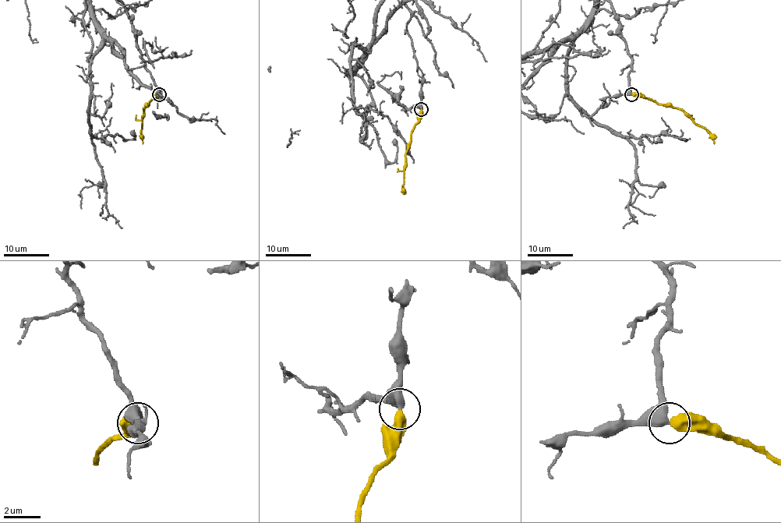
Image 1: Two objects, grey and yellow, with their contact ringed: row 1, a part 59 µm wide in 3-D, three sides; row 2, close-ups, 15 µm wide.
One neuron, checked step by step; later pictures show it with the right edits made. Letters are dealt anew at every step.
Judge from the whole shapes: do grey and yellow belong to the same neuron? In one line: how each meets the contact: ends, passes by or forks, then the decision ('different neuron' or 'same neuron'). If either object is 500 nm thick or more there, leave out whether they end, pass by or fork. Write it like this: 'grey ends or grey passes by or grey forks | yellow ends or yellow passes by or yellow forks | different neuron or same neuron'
same neuron

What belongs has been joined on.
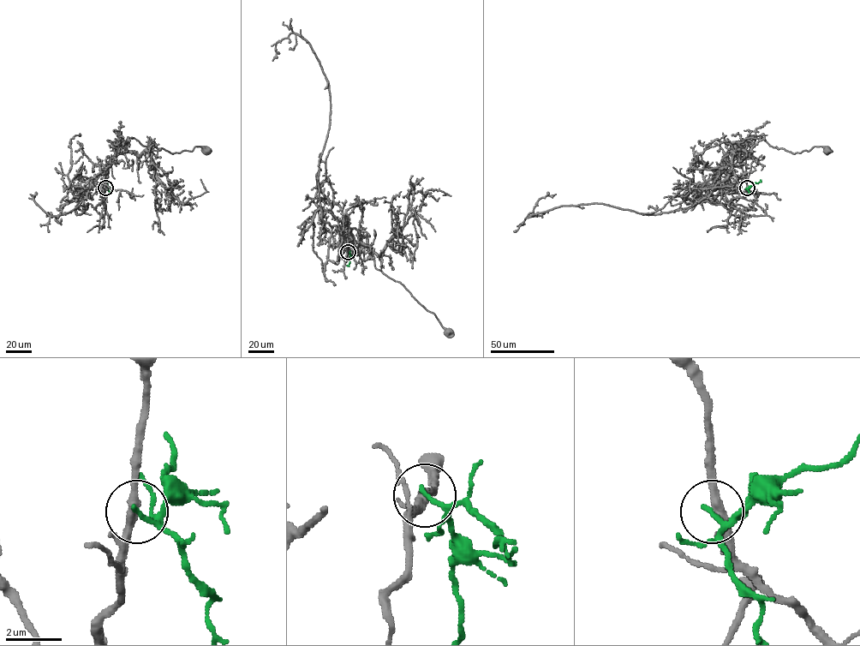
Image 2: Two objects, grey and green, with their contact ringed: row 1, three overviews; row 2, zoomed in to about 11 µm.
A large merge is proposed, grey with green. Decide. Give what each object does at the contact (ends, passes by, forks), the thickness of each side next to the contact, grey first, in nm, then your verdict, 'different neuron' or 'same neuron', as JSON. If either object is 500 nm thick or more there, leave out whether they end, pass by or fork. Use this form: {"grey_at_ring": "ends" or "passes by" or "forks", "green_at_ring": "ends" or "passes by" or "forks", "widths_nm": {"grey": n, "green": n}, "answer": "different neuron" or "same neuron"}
{"grey_at_ring": "passes by", "green_at_ring": "passes by", "widths_nm": {"grey": 320, "green": 130}, "answer": "different neuron"}

